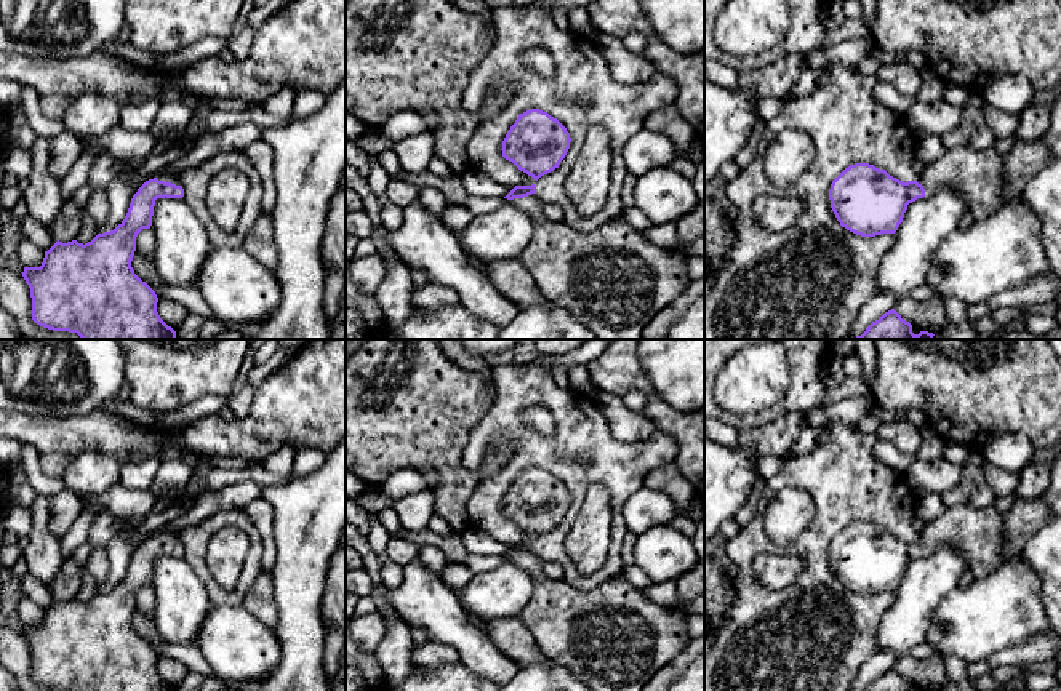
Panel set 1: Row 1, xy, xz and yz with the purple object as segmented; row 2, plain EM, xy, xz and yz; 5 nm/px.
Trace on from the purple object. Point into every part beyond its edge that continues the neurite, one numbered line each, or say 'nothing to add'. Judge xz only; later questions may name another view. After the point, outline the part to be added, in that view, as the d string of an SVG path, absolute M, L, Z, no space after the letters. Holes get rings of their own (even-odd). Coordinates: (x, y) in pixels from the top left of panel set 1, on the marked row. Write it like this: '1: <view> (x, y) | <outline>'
1: xz (613, 280) | M538 194L509 200L533 222L530 246L518 256L539 294L567 309L597 339L642 339L645 326L688 286L688 256L651 243L621 216L581 234L543 213Z

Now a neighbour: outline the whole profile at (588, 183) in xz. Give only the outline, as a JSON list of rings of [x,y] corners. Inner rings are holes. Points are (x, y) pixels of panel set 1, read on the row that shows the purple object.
[[[592,126],[565,181],[567,195],[579,214],[591,216],[605,205],[610,163],[611,138],[602,126]]]

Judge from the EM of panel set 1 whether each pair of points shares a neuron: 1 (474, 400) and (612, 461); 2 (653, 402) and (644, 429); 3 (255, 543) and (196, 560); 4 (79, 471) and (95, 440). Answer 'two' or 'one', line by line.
1: two
2: two
3: one
4: two

